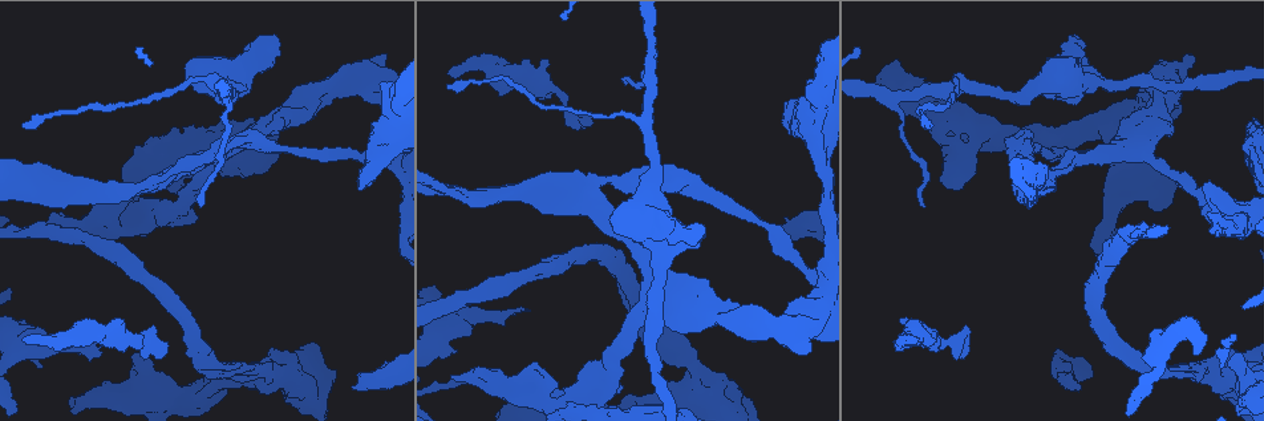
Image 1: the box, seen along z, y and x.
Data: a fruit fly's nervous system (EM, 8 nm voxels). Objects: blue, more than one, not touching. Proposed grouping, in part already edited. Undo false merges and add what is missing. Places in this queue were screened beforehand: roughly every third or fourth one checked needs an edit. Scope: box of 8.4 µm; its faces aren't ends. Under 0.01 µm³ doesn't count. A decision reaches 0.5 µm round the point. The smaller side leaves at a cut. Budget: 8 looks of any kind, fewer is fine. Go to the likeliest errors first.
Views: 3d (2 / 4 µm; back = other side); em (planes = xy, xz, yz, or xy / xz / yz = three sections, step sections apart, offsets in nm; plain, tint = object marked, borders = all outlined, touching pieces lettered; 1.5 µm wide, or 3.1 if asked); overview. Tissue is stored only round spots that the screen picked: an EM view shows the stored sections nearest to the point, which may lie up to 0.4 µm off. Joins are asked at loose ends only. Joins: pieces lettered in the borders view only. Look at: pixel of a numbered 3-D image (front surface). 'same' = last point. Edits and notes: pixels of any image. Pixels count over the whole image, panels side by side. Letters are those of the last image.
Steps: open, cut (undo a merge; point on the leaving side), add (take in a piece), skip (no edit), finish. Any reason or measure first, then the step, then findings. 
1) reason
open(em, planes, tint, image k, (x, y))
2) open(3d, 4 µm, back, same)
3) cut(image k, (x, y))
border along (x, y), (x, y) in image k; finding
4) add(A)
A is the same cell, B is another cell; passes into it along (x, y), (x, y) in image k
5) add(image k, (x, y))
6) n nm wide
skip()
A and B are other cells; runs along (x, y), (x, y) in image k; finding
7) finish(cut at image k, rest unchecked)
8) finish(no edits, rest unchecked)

branch stops here
open(em, planes, borders, image 1, (529, 310))

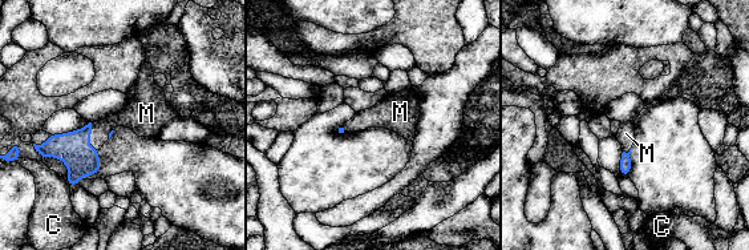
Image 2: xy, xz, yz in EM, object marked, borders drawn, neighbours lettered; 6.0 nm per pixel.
add(M)
M is the same cell, C is another cell; passes into it along (80, 158), (88, 138), (100, 129) in image 2; the neuron continues

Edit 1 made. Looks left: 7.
branch stops here
open(3d, 2 µm, image 1, (962, 357))

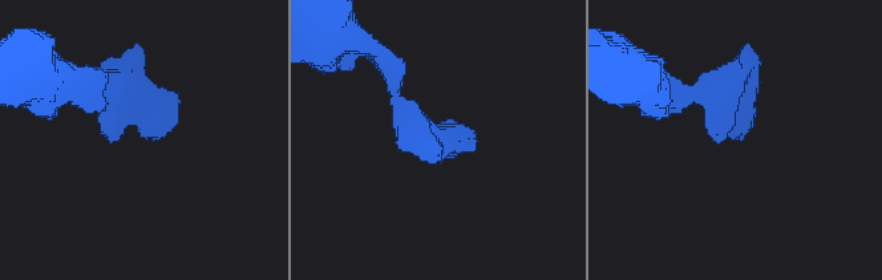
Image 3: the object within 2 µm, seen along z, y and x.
need the tissue
open(em, xy, step 4, borders, image 3, (732, 136))

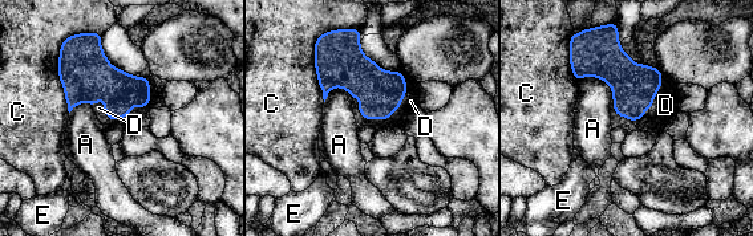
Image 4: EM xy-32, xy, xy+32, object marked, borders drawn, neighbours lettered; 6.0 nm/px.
add(D)
D is the same cell, A, C and E are other cells; passes into it along (380, 92), (399, 106), (411, 101) in image 4; it goes on there

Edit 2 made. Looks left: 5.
open(overview)

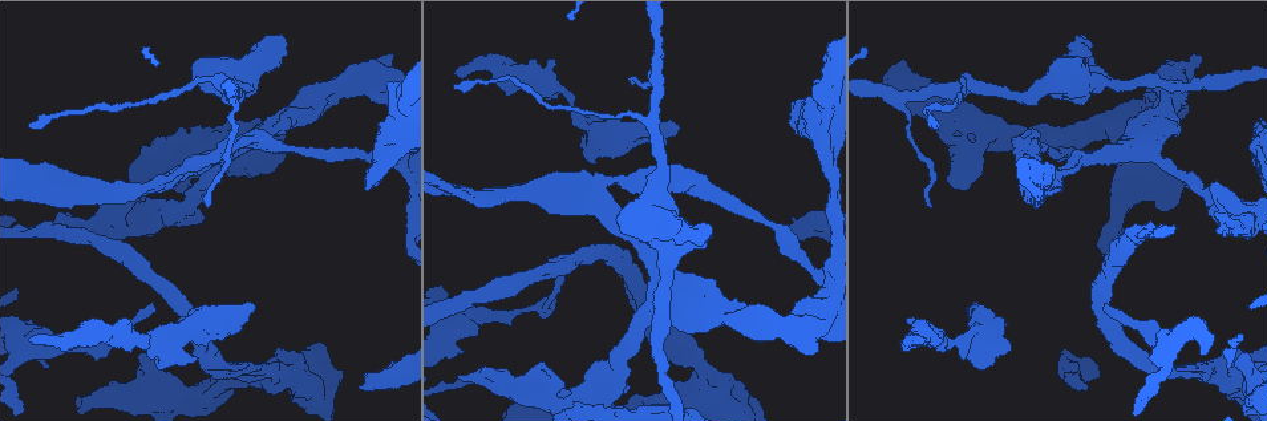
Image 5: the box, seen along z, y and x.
branch stops here
open(3d, 4 µm, image 5, (250, 304))

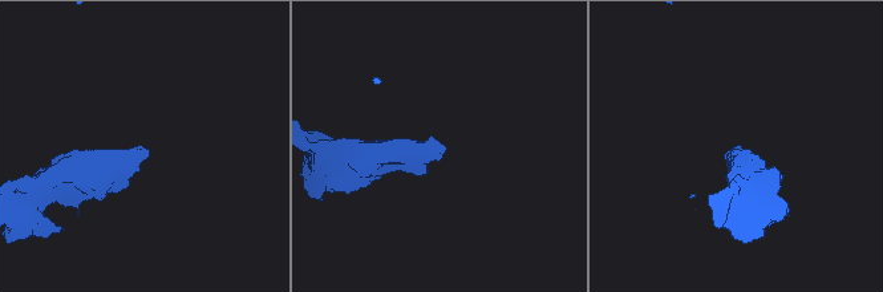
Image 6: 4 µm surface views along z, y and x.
need the tissue
open(em, planes, borders, image 6, (438, 153))

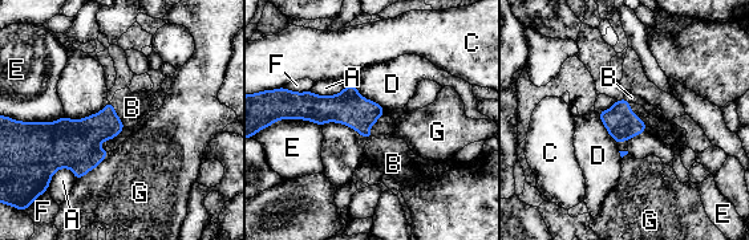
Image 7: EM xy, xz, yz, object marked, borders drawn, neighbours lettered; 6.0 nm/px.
200 nm wide; E touches over 280 nm
add(B)
B is the same cell, A, C, D, E, F and G are other cells; the neuron continues

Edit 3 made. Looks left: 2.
finish(add at image 2, add at image 4, add at image 7, rest unchecked)

